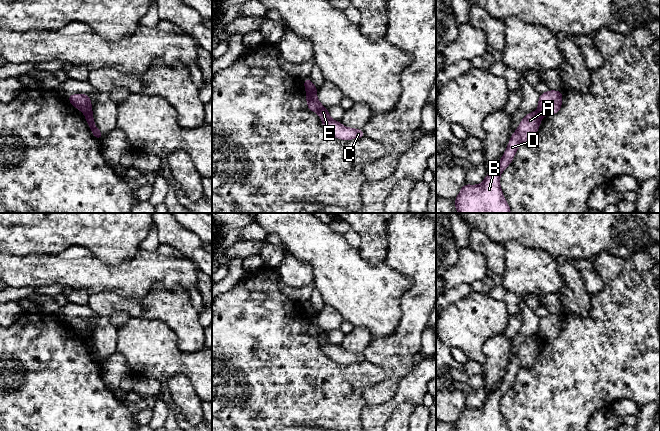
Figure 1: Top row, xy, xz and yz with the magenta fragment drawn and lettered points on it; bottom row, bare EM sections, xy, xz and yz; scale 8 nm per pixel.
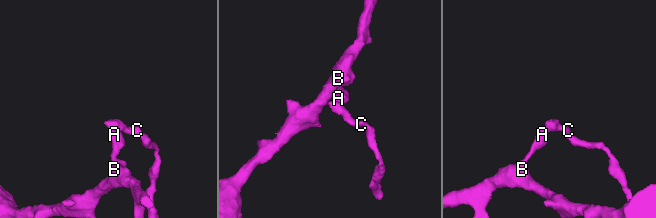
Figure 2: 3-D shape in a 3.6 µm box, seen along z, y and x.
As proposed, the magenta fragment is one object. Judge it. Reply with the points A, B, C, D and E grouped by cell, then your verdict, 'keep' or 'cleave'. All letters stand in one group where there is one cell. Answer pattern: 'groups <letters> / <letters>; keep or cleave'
groups A B D / C E; cleave

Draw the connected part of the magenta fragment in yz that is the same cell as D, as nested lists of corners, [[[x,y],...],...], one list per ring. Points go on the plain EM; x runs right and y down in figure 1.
[[[539,335],[527,337],[517,354],[511,359],[506,376],[479,409],[465,407],[455,425],[455,431],[509,431],[500,412],[500,399],[509,390],[521,368],[534,364],[542,344]]]

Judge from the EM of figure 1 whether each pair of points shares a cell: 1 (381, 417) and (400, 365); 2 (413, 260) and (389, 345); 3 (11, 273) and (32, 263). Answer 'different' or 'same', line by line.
1: different
2: same
3: same

